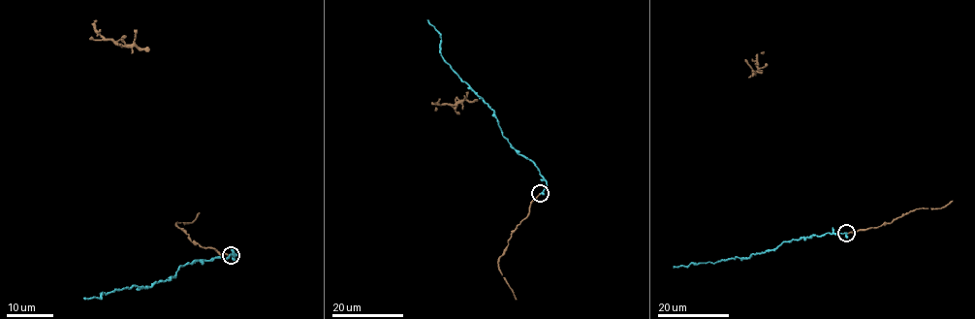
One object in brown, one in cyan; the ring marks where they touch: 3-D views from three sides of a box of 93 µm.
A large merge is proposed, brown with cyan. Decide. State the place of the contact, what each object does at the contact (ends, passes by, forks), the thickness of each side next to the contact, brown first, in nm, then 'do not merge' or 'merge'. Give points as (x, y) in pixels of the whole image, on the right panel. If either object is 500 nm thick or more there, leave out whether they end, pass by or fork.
at (846, 233); brown ends there; cyan passes by; 170 nm thick on the brown side, 200 nm on the other; merge

